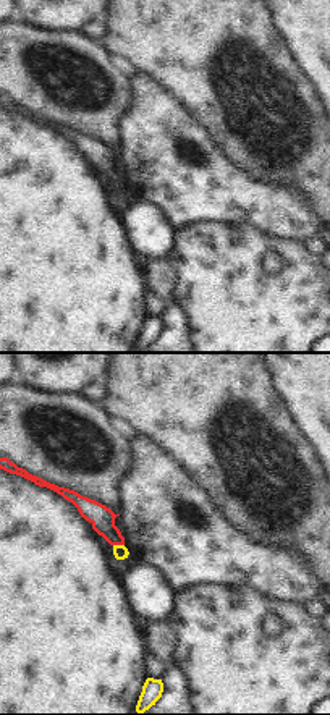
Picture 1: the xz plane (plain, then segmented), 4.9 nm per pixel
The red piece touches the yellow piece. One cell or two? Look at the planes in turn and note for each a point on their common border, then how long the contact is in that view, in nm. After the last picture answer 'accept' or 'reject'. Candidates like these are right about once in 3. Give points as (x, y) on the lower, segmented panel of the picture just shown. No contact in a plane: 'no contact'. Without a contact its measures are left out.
(118, 544) | 60 nm

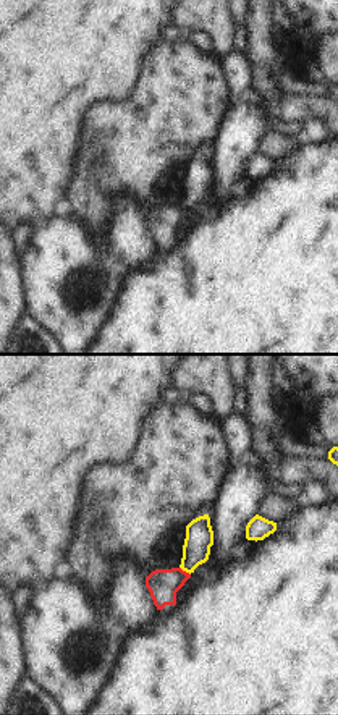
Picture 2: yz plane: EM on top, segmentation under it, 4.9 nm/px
(185, 571) | 70 nm

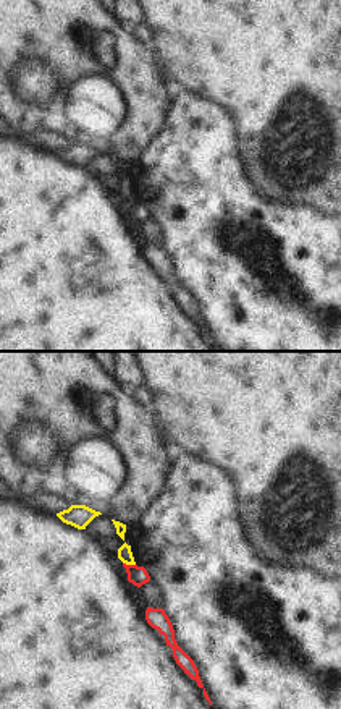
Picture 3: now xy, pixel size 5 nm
(130, 565) | 70 nm

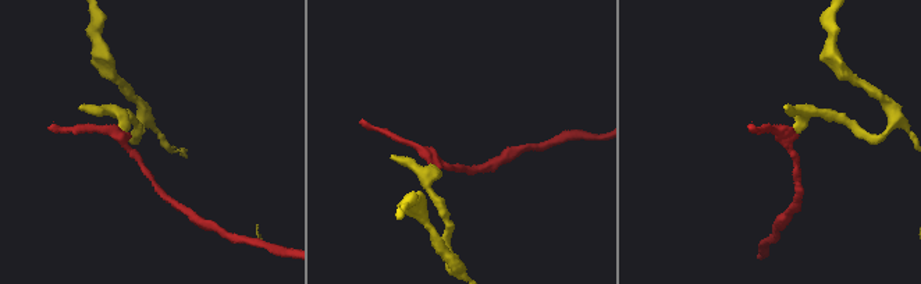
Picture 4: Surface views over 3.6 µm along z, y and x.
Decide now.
reject

